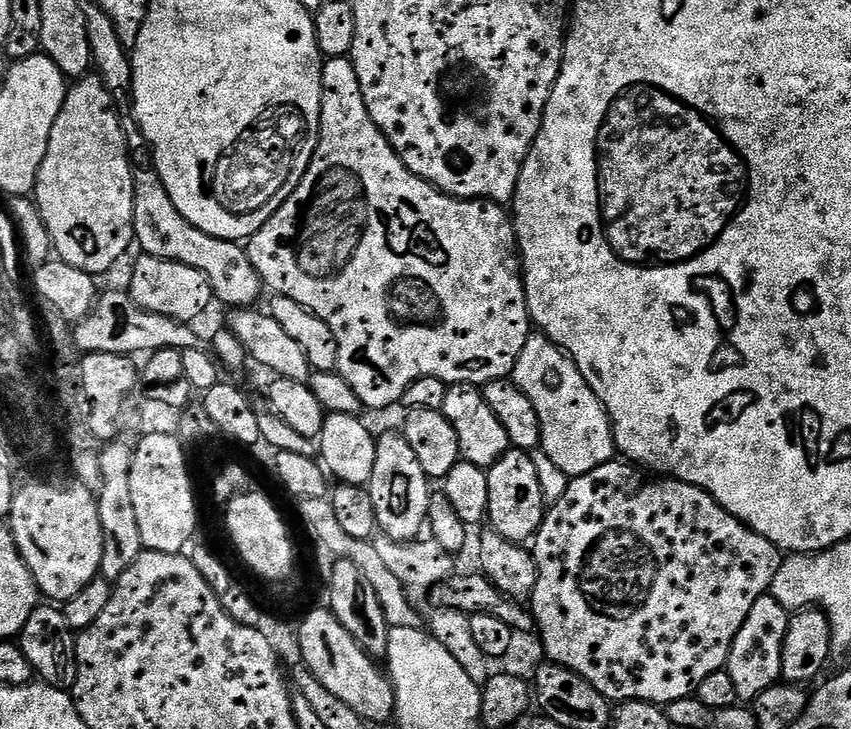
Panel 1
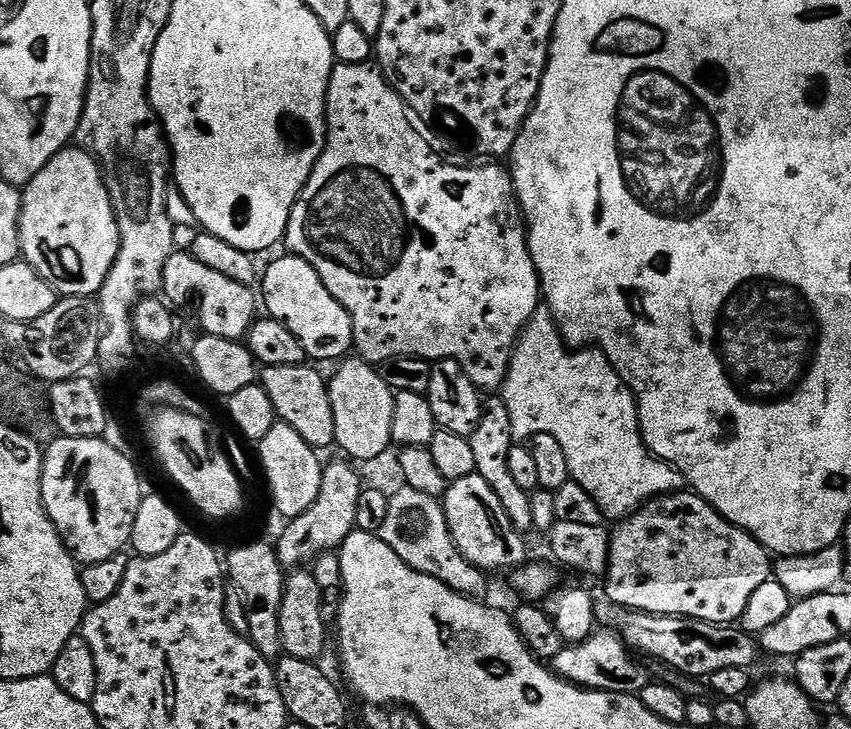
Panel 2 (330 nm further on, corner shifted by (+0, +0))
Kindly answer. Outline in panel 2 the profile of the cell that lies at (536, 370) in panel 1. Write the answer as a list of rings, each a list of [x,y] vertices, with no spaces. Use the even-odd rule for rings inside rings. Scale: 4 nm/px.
[[[547,307],[536,309],[516,340],[512,361],[504,379],[502,399],[506,402],[506,410],[510,410],[513,441],[527,442],[534,434],[550,434],[550,438],[562,446],[562,454],[566,454],[570,480],[586,490],[609,521],[624,520],[636,509],[643,508],[647,501],[667,496],[669,492],[681,491],[685,487],[686,481],[680,471],[653,456],[645,446],[644,437],[640,435],[640,413],[636,411],[636,398],[612,363],[595,347],[573,350],[565,344],[564,335],[560,333],[560,327]]]

